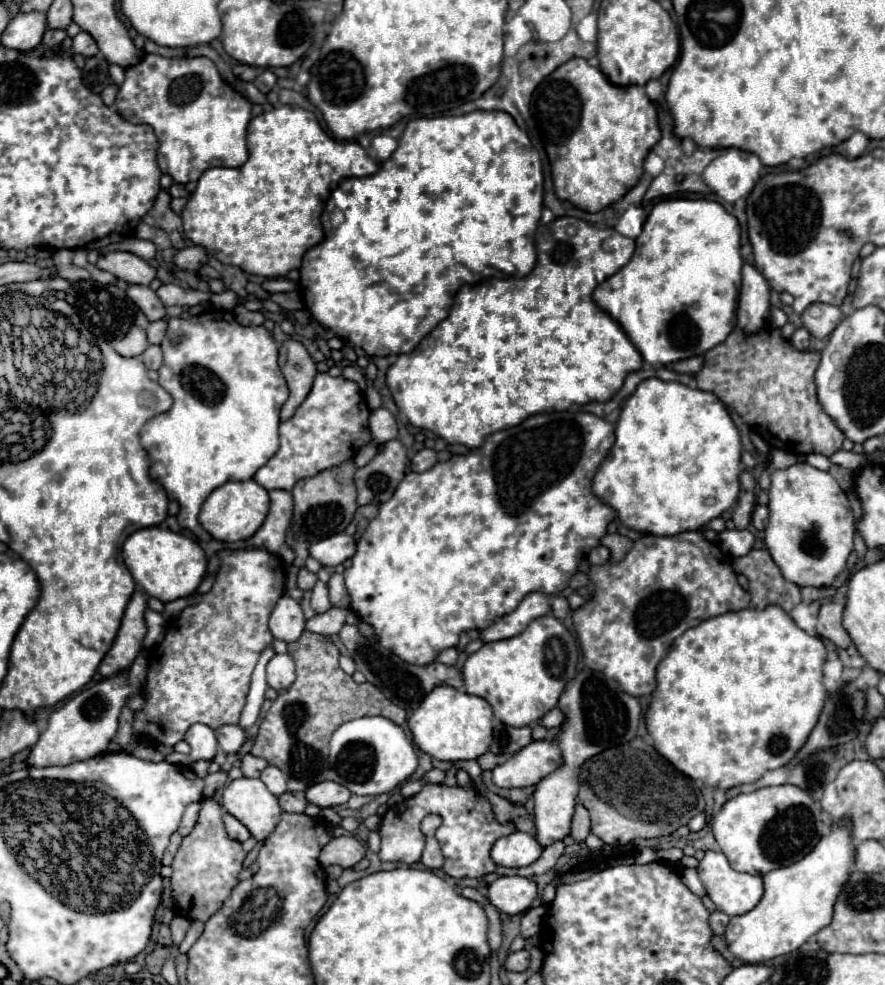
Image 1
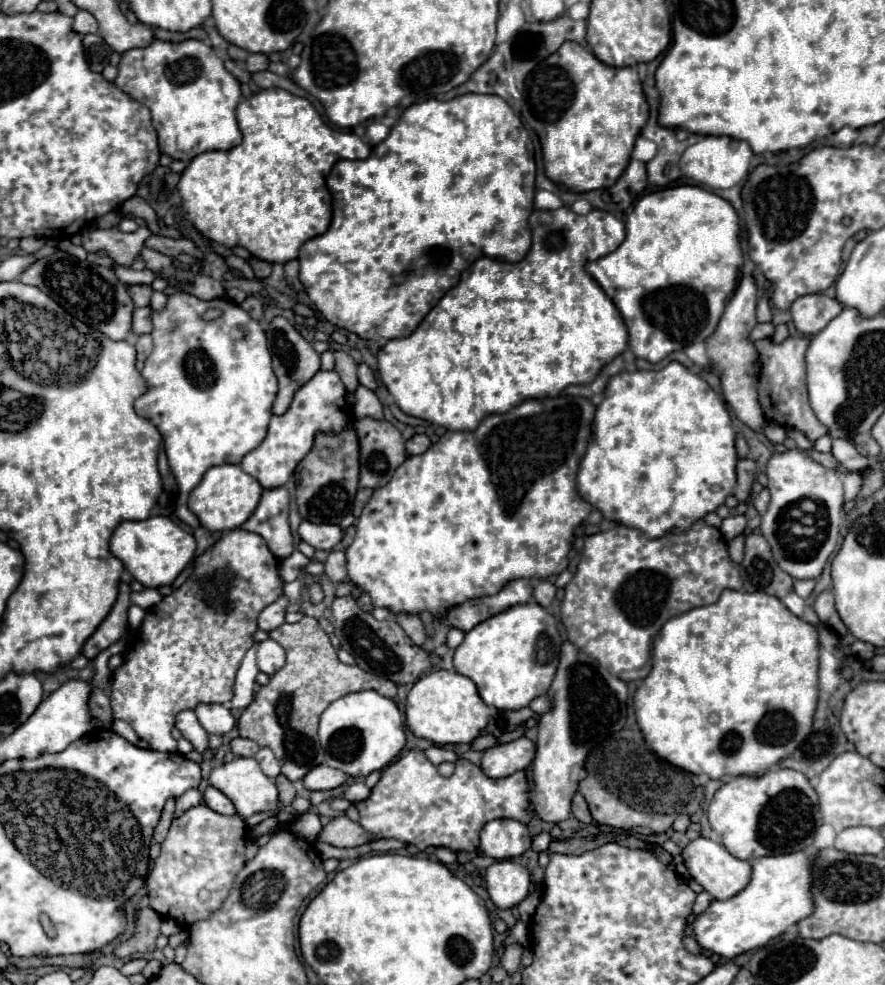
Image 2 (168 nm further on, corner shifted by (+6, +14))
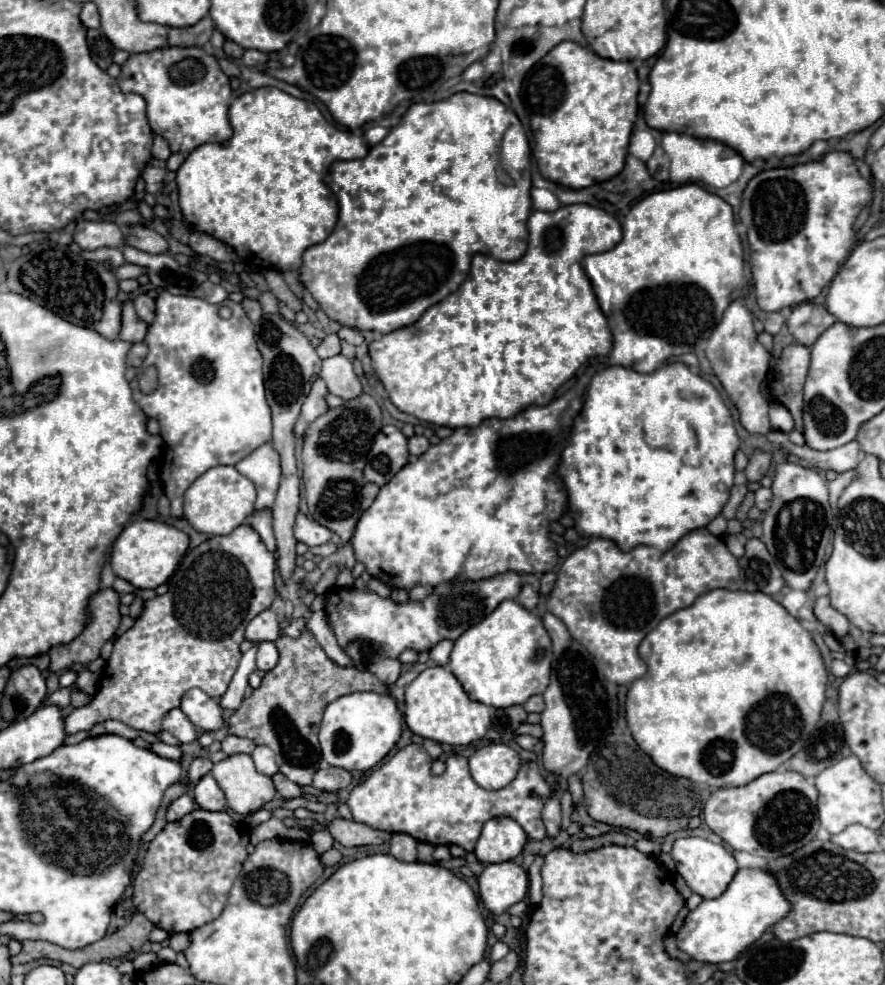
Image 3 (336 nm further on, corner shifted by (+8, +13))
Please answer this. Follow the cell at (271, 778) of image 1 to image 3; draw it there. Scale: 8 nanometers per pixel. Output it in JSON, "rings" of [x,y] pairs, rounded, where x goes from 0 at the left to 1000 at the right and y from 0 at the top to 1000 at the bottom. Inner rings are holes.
{"rings":[[[289,757],[289,761],[285,763],[285,772],[294,786],[310,788],[314,784],[314,776],[310,774],[310,763],[303,757]]]}

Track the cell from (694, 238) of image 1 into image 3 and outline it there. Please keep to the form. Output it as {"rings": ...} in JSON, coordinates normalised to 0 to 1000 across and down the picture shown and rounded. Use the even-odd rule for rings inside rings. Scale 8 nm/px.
{"rings":[[[773,187],[732,197],[713,210],[703,227],[703,236],[705,242],[696,252],[662,260],[658,270],[692,335],[692,357],[687,359],[685,370],[698,370],[721,378],[739,378],[755,363],[782,357],[789,345],[798,345],[816,325],[825,307],[838,301],[841,254],[832,236],[827,209],[789,187]]]}

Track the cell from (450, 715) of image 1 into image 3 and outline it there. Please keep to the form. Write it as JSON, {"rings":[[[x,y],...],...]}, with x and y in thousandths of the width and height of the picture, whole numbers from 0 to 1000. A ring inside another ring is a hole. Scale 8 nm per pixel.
{"rings":[[[502,676],[481,678],[461,698],[459,698],[459,735],[463,741],[477,749],[486,749],[497,755],[527,757],[542,751],[556,736],[560,720],[545,713],[536,713],[522,701],[515,686]]]}

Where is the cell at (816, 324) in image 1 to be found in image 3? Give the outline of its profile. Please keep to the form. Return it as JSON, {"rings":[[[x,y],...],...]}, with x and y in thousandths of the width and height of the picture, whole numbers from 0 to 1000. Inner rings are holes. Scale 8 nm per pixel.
{"rings":[[[908,307],[895,315],[888,329],[890,329],[893,339],[899,343],[899,347],[904,347],[908,351],[918,351],[922,347],[922,343],[933,333],[938,333],[942,327],[945,327],[945,323],[931,311]]]}

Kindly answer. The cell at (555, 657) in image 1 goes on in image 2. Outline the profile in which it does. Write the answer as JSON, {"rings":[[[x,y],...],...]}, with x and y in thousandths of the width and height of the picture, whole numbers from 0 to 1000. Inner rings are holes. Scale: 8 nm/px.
{"rings":[[[606,612],[583,614],[563,622],[527,643],[513,663],[513,677],[533,689],[549,716],[574,722],[590,720],[621,699],[633,671],[633,645],[628,628]]]}

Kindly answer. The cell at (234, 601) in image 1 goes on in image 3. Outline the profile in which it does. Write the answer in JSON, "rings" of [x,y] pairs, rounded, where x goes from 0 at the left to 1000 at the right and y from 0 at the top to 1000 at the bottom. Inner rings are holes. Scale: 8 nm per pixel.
{"rings":[[[273,532],[255,544],[240,544],[226,554],[212,558],[190,589],[190,601],[165,609],[163,621],[154,627],[151,636],[129,652],[127,666],[113,686],[111,705],[99,717],[84,719],[77,725],[72,733],[75,745],[102,741],[106,735],[115,735],[118,731],[136,731],[154,741],[179,745],[183,741],[183,727],[194,719],[201,719],[203,709],[215,698],[226,698],[235,707],[249,709],[269,678],[269,670],[273,666],[271,654],[280,631],[296,619],[305,617],[312,605],[310,577],[310,562],[301,558],[292,540],[282,532]]]}

